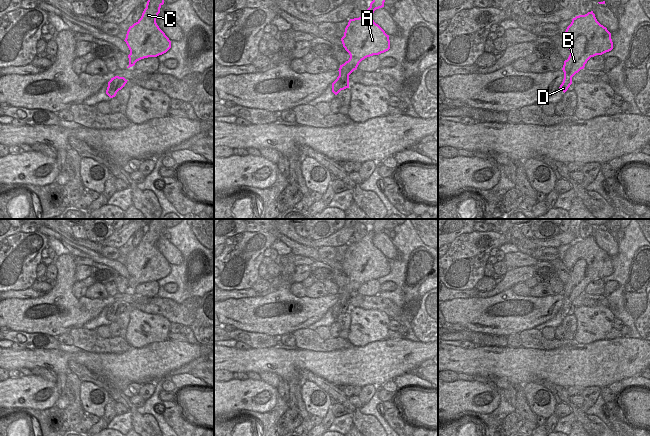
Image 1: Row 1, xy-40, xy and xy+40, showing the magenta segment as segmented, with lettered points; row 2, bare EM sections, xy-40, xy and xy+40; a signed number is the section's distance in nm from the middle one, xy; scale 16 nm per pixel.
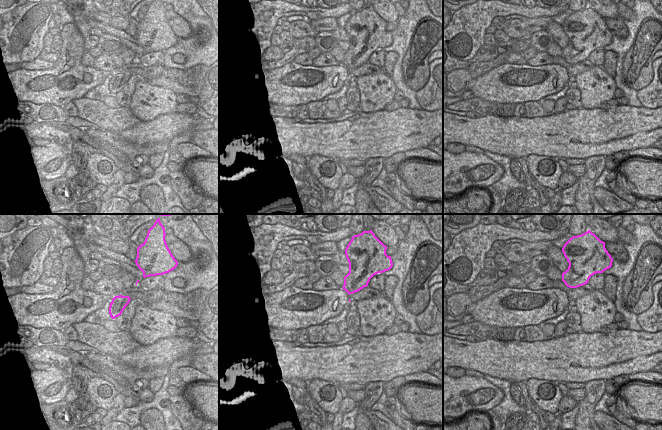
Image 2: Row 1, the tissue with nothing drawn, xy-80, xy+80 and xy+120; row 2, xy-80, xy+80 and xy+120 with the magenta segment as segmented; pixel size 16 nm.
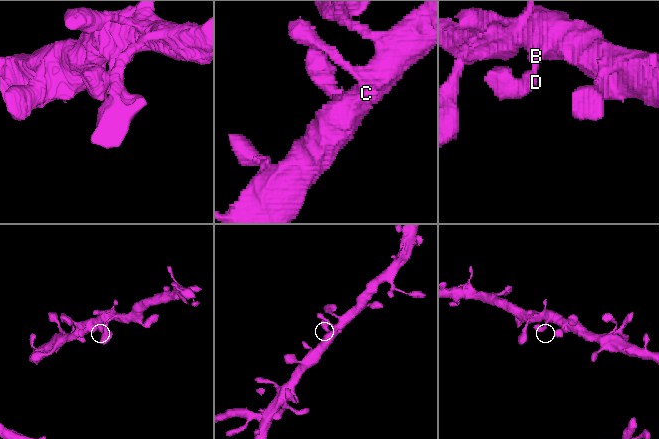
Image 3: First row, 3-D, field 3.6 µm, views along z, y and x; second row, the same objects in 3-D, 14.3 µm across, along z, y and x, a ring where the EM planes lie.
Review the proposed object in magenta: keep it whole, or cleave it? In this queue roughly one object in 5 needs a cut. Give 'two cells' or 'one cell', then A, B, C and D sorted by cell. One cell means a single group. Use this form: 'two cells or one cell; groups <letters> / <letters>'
one cell; groups A B C D

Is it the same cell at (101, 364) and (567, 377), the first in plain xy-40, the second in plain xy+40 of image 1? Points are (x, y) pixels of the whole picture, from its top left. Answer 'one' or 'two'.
one

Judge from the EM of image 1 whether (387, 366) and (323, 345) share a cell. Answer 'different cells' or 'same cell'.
different cells

